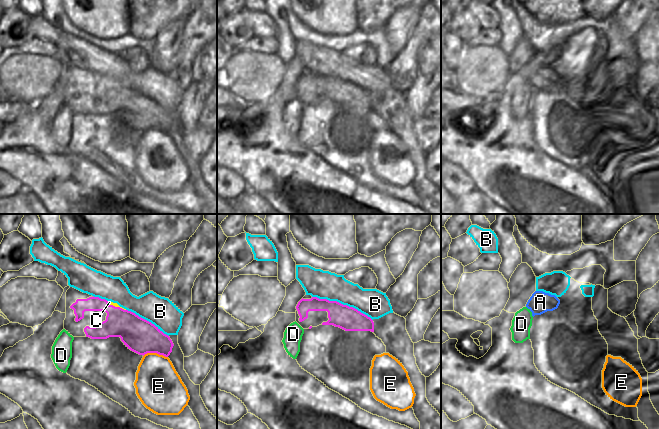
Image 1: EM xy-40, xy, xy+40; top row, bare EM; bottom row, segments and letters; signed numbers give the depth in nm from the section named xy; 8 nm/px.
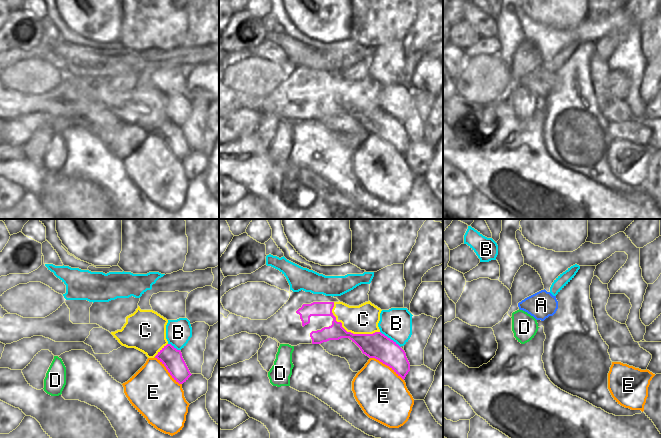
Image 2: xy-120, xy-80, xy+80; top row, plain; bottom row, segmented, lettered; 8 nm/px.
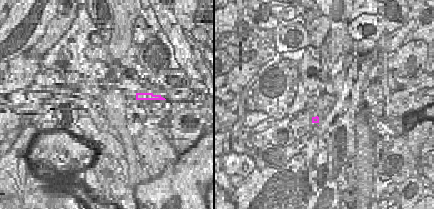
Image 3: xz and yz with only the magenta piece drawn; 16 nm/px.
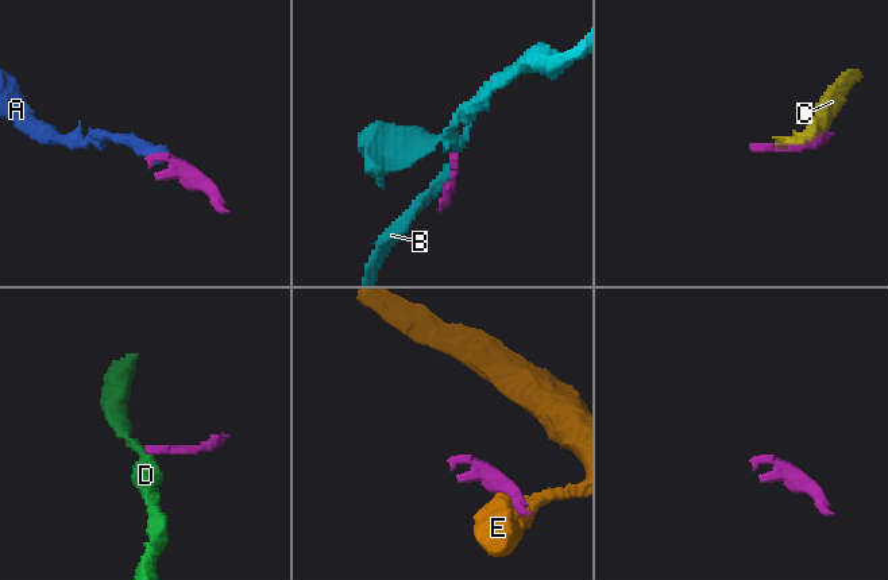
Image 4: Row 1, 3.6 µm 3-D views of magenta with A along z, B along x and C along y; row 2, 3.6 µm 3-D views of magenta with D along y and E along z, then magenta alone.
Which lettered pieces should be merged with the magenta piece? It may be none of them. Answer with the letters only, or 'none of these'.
A

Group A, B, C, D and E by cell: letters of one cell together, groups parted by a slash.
A / B / C / D / E

